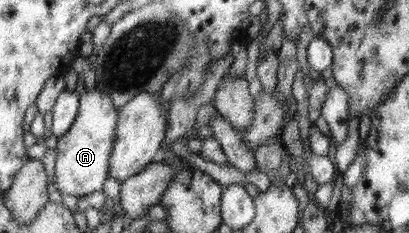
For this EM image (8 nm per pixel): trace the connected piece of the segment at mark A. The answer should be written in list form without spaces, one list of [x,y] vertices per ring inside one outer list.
[[[90,89],[79,98],[76,120],[68,132],[58,138],[55,149],[54,183],[61,195],[80,197],[102,189],[109,174],[109,157],[117,141],[117,120],[118,110],[105,92]]]

